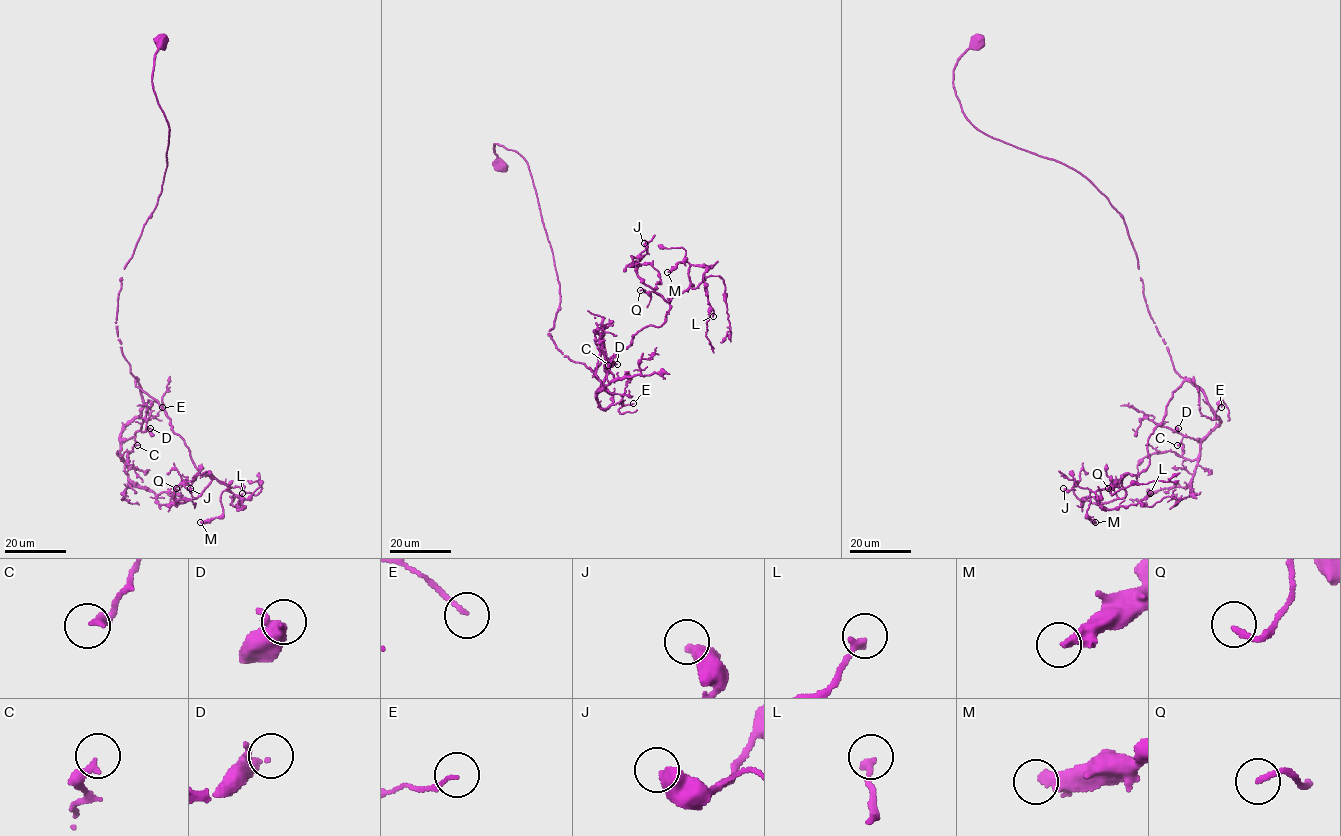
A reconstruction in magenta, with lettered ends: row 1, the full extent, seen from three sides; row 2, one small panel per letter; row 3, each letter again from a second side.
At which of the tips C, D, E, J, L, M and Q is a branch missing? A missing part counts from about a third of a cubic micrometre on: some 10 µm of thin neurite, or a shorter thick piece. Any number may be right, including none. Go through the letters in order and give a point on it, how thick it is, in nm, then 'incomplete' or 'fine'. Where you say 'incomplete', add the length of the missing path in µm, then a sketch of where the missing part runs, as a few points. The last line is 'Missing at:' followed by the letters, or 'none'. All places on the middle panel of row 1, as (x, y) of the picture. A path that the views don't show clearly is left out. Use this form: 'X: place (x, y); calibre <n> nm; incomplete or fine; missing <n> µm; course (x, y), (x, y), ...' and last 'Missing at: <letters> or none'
C: place (608, 365); calibre 280 nm; fine
D: place (617, 364); calibre 320 nm; fine
E: place (633, 403); calibre 110 nm; fine
J: place (644, 243); calibre 500 nm; fine
L: place (713, 316); calibre 240 nm; fine
M: place (667, 272); calibre 400 nm; fine
Q: place (640, 290); calibre 170 nm; fine
Missing at: none

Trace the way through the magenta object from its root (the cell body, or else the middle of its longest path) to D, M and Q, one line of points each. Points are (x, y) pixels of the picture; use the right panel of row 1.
D: (977, 43), (953, 70), (967, 119), (1081, 172), (1123, 219), (1174, 369), (1219, 420), (1202, 438), (1178, 428)
M: (977, 43), (953, 70), (967, 119), (1107, 198), (1184, 378), (1146, 468), (1090, 491), (1095, 522)
Q: (977, 43), (953, 70), (967, 119), (1107, 198), (1184, 378), (1149, 464), (1125, 474), (1124, 497), (1108, 488)

